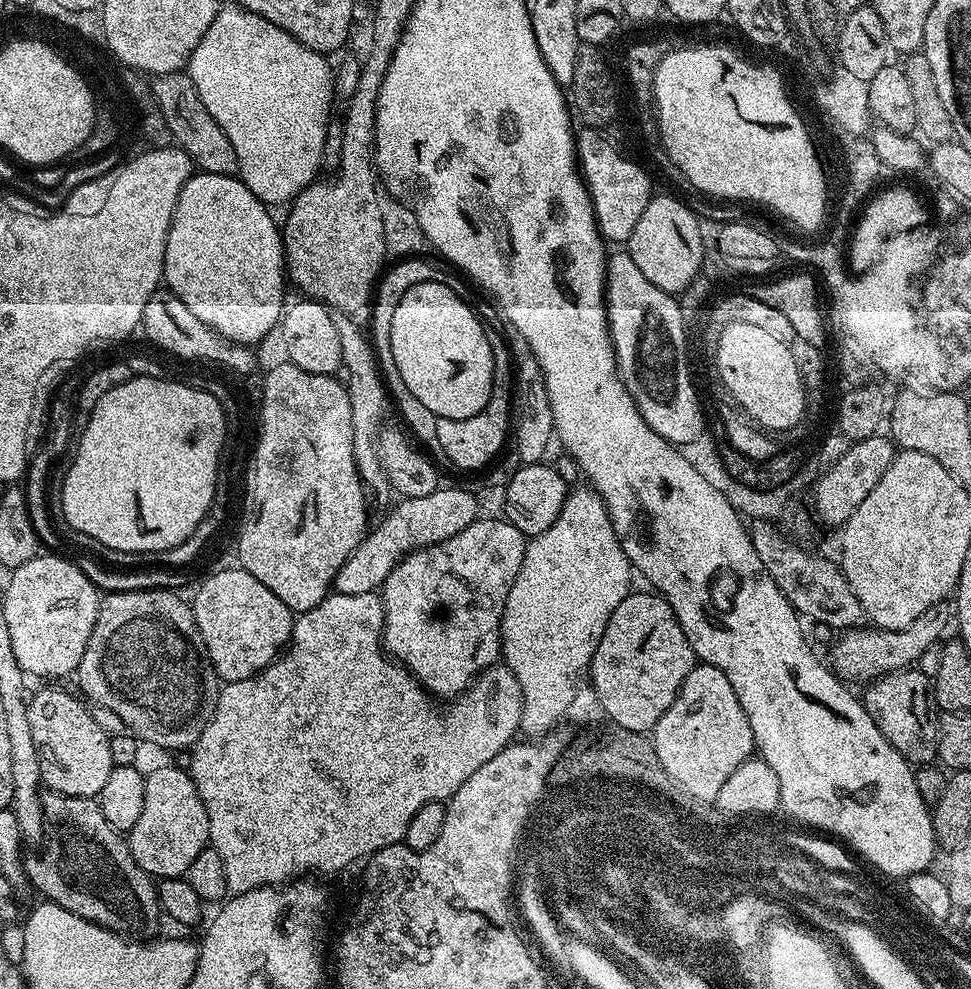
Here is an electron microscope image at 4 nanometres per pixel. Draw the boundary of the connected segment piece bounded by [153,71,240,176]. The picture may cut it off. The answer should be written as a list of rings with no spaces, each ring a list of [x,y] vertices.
[[[187,71],[162,74],[153,79],[153,84],[155,94],[160,96],[162,111],[168,112],[166,122],[172,126],[172,140],[191,158],[193,165],[201,172],[236,176],[240,171],[238,154],[234,154],[227,132],[210,118],[210,110],[202,106],[202,98],[198,98],[198,90]]]

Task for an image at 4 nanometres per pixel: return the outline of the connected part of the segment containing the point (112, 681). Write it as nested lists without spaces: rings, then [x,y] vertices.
[[[167,588],[107,593],[100,601],[97,621],[75,670],[74,680],[80,683],[85,692],[83,695],[93,705],[110,706],[137,741],[153,744],[156,748],[188,748],[191,744],[193,747],[214,714],[222,687],[202,642],[191,603]]]

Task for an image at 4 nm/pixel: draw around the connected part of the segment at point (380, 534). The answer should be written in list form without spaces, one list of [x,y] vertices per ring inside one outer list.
[[[441,486],[434,494],[425,494],[422,498],[405,496],[395,501],[396,508],[369,531],[363,542],[356,547],[354,554],[342,562],[334,585],[336,592],[342,594],[370,594],[383,589],[390,570],[405,556],[418,548],[429,548],[454,534],[462,534],[480,516],[480,501],[477,493],[467,492],[464,488]]]

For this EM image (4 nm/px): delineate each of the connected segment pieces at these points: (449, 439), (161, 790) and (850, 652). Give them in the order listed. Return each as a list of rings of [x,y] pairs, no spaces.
[[[491,322],[485,323],[486,342],[494,354],[494,378],[492,379],[492,397],[490,402],[478,414],[465,420],[438,419],[439,455],[445,456],[456,468],[465,468],[472,472],[475,468],[487,469],[505,451],[504,439],[510,436],[510,397],[513,394],[514,355],[508,349],[504,336]]]
[[[180,768],[149,771],[144,785],[146,799],[142,801],[142,814],[126,834],[130,854],[140,869],[153,878],[183,877],[190,870],[190,862],[210,844],[210,818],[200,797],[200,788],[192,781],[191,774]]]
[[[941,602],[930,606],[930,610],[924,611],[919,618],[914,618],[914,622],[910,622],[908,628],[897,632],[885,632],[875,626],[861,626],[841,631],[837,635],[840,637],[837,638],[836,645],[832,648],[830,667],[841,680],[853,685],[863,685],[875,680],[877,676],[901,671],[915,665],[920,656],[926,654],[926,650],[937,647],[945,639],[944,631],[948,628],[948,620],[950,624],[949,605]]]

